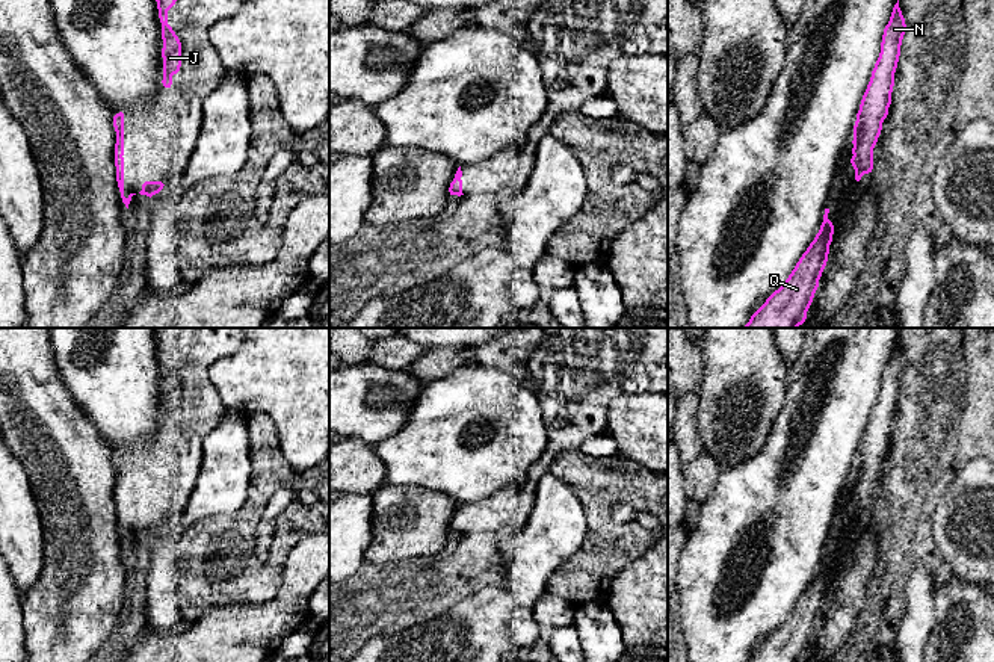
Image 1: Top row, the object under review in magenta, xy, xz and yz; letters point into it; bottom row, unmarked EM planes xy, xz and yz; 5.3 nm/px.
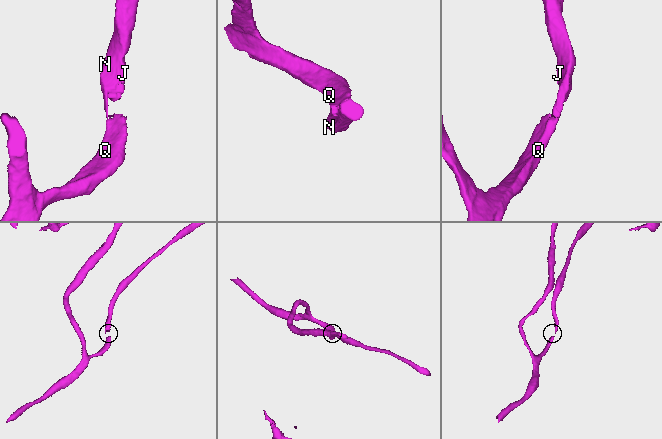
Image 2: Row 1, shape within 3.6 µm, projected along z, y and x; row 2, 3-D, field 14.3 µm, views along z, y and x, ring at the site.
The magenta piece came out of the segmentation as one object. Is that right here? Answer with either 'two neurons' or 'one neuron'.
one neuron

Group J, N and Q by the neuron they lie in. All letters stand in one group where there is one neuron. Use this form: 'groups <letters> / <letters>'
groups J N Q

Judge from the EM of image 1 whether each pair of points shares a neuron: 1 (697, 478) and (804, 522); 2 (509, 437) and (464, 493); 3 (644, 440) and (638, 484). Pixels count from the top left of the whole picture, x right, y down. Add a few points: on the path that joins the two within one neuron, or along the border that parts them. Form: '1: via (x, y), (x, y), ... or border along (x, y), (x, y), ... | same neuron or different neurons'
1: border along (721, 469), (713, 491), (701, 505) | different neurons
2: via (496, 451), (467, 479) | same neuron
3: border along (618, 452), (651, 470) | different neurons

